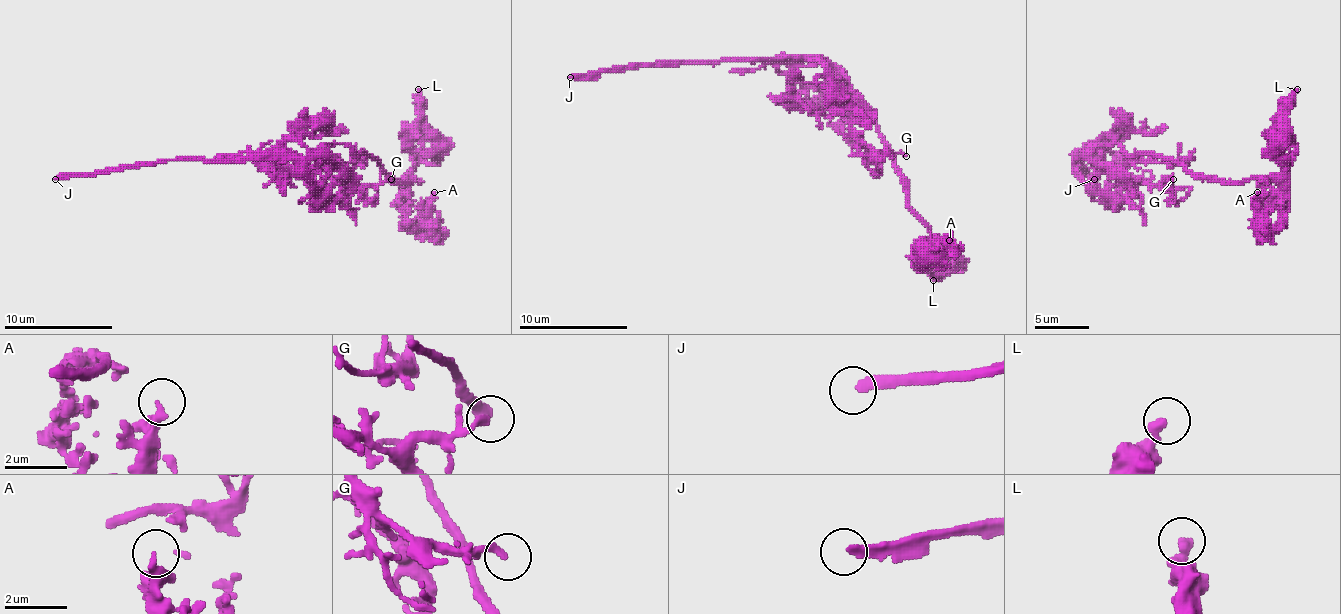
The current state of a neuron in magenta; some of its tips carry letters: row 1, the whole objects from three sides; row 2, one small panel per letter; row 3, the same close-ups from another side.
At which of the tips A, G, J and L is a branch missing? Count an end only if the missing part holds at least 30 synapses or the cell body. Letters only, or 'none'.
J

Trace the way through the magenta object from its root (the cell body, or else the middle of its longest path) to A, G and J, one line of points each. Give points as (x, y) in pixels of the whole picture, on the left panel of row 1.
A: (334, 143), (372, 157), (396, 181), (415, 179), (402, 184), (399, 198), (413, 222), (424, 217), (434, 192)
G: (334, 143), (323, 143), (318, 149), (318, 160), (342, 176), (342, 184), (337, 184), (358, 190), (391, 179)
J: (334, 143), (323, 143), (310, 157), (160, 160), (55, 179)

